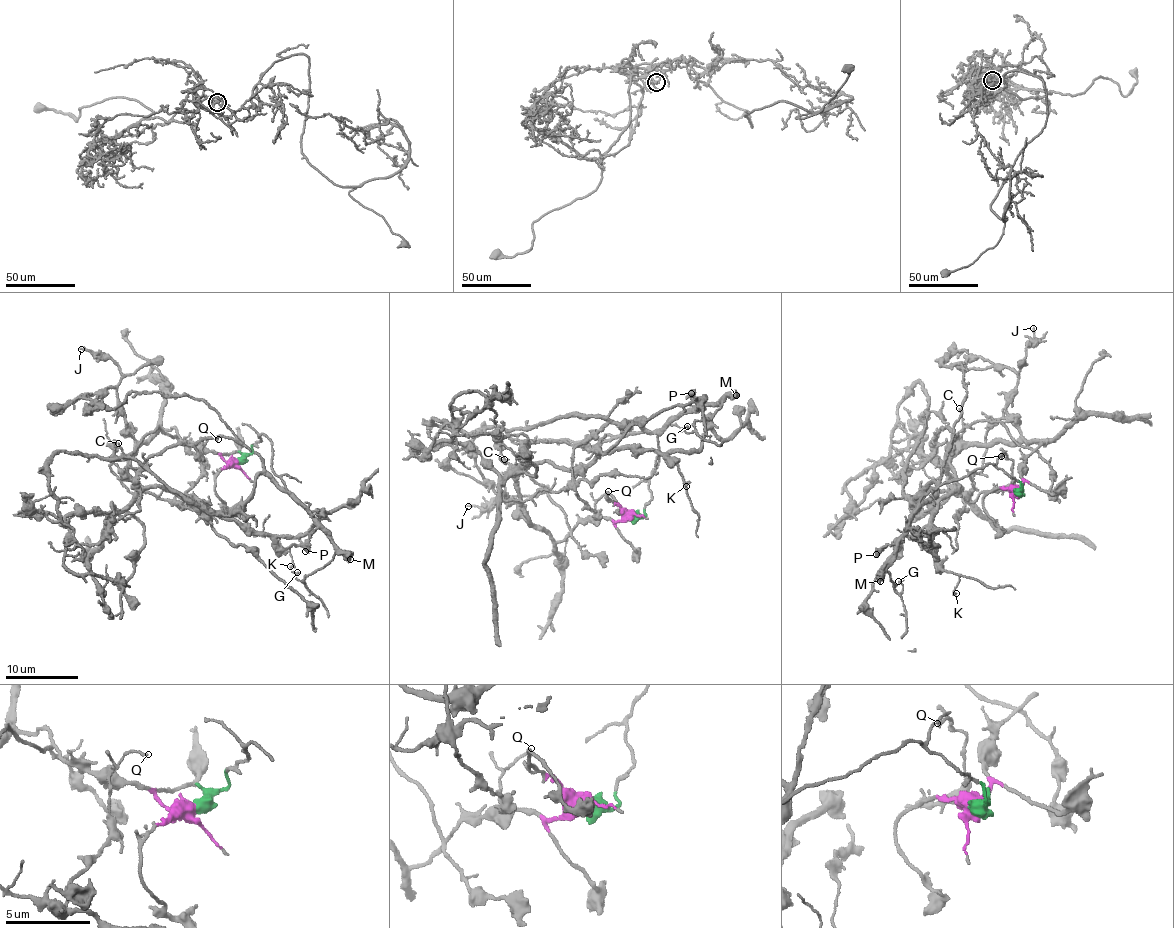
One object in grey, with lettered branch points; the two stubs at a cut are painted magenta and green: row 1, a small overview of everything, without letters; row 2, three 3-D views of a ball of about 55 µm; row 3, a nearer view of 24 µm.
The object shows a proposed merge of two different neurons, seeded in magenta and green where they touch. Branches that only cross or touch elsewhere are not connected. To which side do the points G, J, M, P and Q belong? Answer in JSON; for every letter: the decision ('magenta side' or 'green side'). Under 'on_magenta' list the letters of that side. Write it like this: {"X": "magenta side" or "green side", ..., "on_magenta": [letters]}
{"G": "green side", "J": "magenta side", "M": "green side", "P": "green side", "Q": "green side", "on_magenta": ["J"]}

